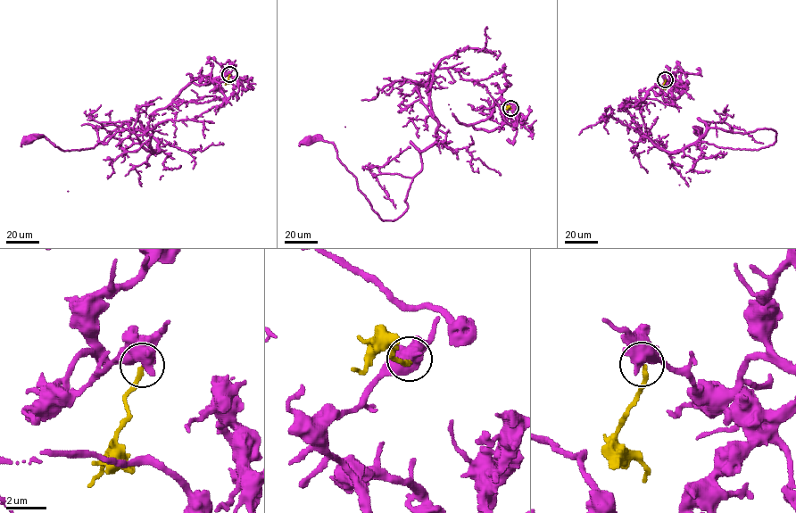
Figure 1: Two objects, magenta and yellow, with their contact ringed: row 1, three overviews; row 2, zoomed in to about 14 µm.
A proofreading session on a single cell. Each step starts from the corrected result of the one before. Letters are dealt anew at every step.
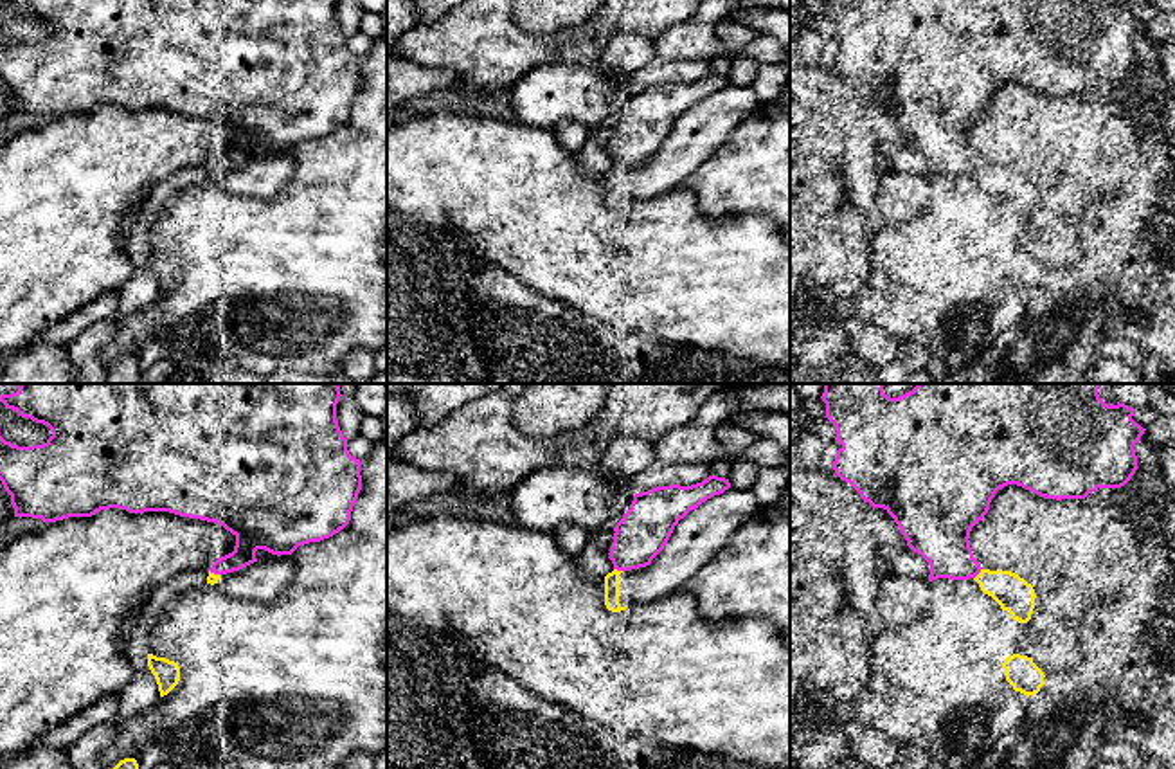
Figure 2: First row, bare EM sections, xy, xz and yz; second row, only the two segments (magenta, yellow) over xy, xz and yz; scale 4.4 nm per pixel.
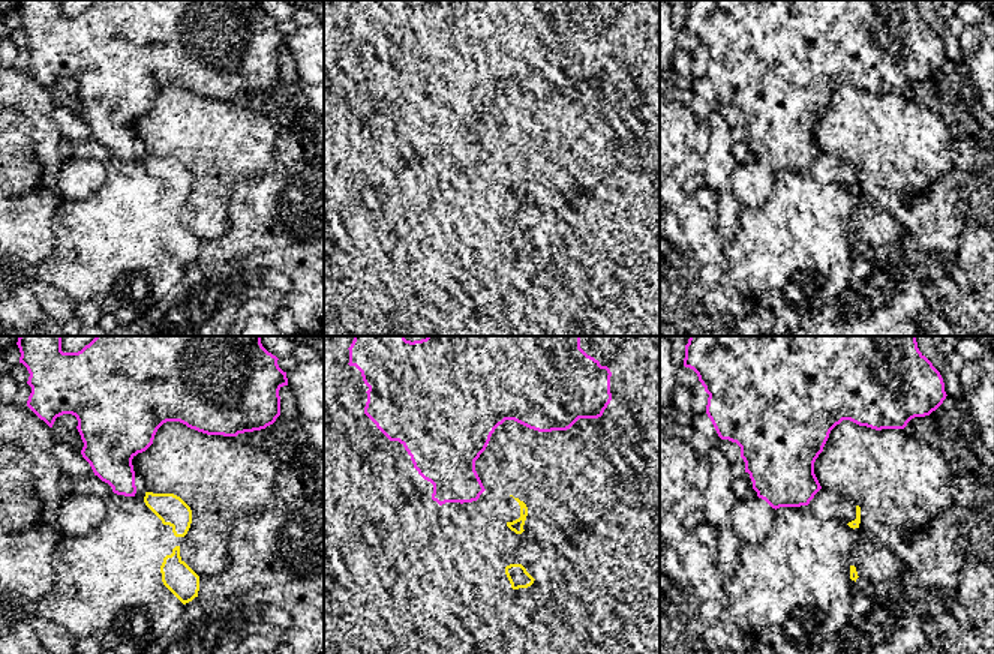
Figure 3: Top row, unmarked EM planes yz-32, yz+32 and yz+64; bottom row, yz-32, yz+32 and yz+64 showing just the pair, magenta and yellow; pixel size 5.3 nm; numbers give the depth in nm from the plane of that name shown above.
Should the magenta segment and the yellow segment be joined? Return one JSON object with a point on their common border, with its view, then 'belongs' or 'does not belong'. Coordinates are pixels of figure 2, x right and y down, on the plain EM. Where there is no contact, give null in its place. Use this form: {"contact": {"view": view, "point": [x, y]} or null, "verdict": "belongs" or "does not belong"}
{"contact": {"view": "yz", "point": [979, 168]}, "verdict": "does not belong"}

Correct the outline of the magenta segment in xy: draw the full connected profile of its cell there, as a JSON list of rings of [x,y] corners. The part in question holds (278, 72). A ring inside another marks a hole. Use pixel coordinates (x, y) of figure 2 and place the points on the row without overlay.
[[[4,0],[22,14],[31,14],[52,27],[43,41],[18,43],[0,32],[0,77],[11,92],[14,113],[32,113],[56,119],[68,113],[92,113],[101,106],[119,104],[130,110],[169,108],[180,113],[200,115],[223,122],[236,133],[234,148],[218,155],[211,169],[227,171],[254,158],[256,148],[292,151],[299,142],[320,139],[344,126],[351,117],[353,103],[362,86],[360,56],[347,47],[336,18],[336,0]]]

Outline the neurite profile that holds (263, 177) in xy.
[[[274,151],[234,169],[214,171],[209,167],[207,180],[216,180],[230,196],[272,198],[288,185],[293,171],[292,151]]]

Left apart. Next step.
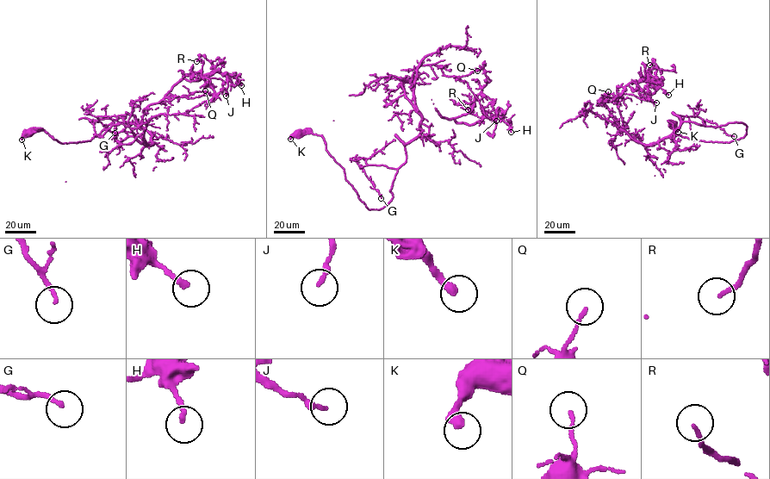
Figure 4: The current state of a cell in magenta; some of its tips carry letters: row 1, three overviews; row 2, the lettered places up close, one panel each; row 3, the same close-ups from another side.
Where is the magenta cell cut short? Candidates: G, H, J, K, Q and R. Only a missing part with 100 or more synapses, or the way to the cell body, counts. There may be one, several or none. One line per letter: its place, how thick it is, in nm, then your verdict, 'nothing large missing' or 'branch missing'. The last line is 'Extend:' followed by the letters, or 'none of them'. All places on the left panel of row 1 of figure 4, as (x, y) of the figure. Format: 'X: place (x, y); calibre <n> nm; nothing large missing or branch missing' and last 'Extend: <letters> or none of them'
G: place (114, 133); calibre 150 nm; nothing large missing
H: place (241, 85); calibre 200 nm; nothing large missing
J: place (226, 96); calibre 200 nm; nothing large missing
K: place (21, 139); calibre 360 nm; nothing large missing
Q: place (205, 90); calibre 140 nm; nothing large missing
R: place (196, 61); calibre 160 nm; nothing large missing
Extend: none of them

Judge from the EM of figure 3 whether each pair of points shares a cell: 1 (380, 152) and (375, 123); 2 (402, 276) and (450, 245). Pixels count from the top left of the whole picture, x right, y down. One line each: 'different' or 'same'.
1: same
2: same

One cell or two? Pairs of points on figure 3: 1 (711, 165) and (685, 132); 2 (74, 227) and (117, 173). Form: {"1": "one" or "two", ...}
{"1": "two", "2": "one"}

